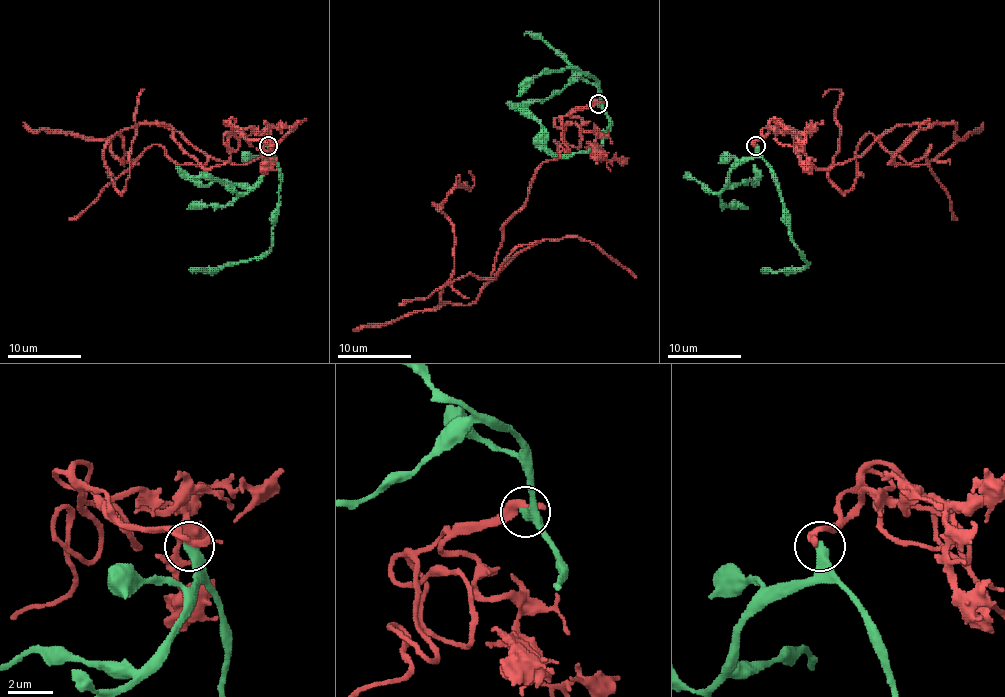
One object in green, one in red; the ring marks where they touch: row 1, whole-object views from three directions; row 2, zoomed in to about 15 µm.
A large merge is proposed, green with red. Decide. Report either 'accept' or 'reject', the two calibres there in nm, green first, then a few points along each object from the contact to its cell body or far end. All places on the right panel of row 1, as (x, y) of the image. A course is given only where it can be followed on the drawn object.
reject | 550/360 nm | green via (755, 146), (770, 168), (794, 245), (806, 264), (799, 269), (760, 269) | red via (755, 144), (795, 133), (827, 168), (896, 126), (955, 141), (907, 164), (869, 133), (843, 192), (823, 96)

